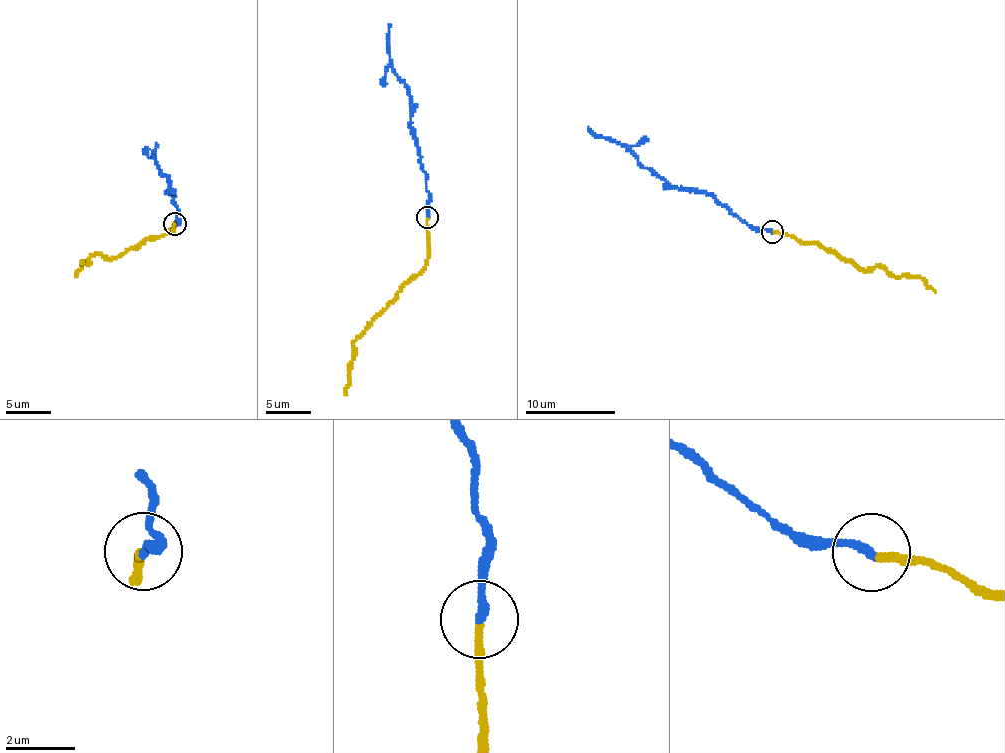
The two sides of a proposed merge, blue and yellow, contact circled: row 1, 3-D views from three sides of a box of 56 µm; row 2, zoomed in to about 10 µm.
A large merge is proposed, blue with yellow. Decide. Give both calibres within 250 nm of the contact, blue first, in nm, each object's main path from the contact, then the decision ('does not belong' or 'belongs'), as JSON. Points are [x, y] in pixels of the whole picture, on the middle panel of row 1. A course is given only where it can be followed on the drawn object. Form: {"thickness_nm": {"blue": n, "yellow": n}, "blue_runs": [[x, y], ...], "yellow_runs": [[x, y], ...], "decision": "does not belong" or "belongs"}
{"thickness_nm": {"blue": 260, "yellow": 240}, "blue_runs": [[427, 216], [429, 196], [417, 152], [409, 91], [389, 57], [388, 24]], "yellow_runs": [[427, 218], [427, 262], [352, 346], [350, 377], [345, 395]], "decision": "does not belong"}

